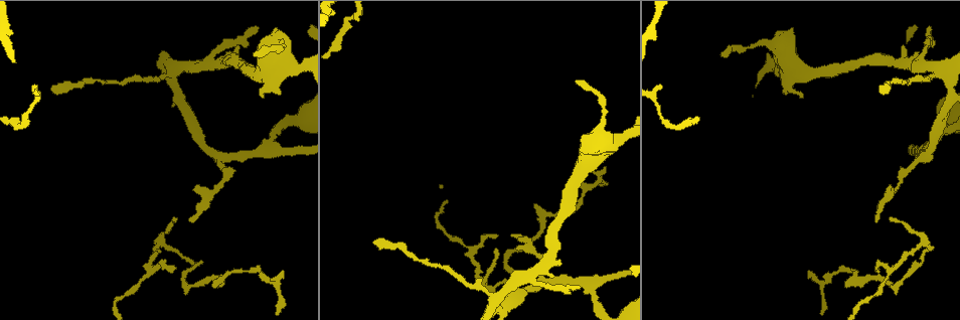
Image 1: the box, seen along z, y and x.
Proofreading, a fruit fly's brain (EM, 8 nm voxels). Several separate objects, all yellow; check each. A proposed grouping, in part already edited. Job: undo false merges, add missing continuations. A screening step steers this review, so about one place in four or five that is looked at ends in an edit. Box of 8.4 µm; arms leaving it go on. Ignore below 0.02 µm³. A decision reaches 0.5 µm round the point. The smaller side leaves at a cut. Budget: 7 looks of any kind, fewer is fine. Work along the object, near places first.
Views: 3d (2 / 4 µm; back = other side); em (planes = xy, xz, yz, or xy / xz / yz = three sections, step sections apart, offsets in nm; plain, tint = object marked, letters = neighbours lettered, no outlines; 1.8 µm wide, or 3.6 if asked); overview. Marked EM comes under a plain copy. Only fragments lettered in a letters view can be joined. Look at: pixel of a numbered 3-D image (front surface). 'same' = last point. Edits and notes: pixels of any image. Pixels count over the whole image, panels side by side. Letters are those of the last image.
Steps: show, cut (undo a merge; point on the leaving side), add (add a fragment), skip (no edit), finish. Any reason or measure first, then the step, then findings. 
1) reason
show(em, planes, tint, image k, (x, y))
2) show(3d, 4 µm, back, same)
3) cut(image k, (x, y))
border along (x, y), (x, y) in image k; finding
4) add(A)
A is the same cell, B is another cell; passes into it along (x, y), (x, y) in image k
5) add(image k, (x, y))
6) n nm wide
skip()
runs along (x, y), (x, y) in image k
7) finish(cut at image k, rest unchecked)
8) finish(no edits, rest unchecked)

long arm stops here
show(em, yz, step 16, tint, image 1, (51, 89))

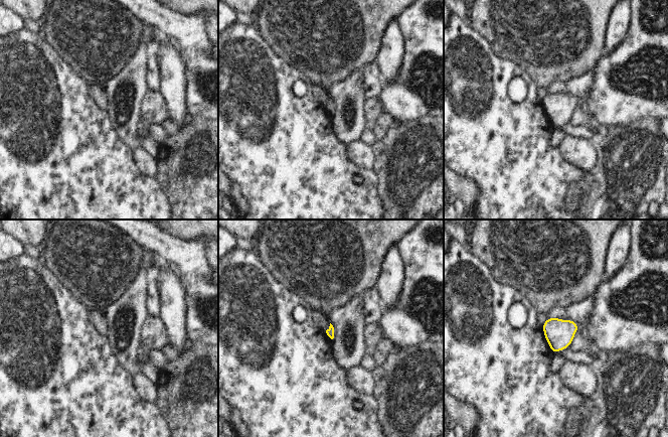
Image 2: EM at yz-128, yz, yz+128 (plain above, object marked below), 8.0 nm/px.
show(em, planes, letters, same)

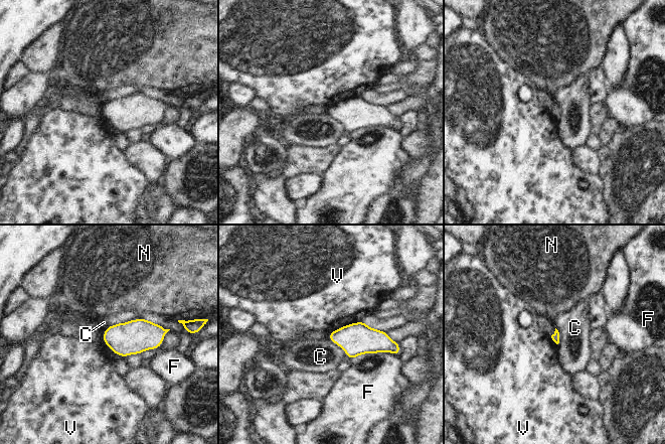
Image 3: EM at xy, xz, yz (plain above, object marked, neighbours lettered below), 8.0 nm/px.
F touches over 380 nm
skip()
C, F, N and V are other cells; none of them fits

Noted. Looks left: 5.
abrupt turn
show(em, yz, step 4, letters, image 1, (923, 240))

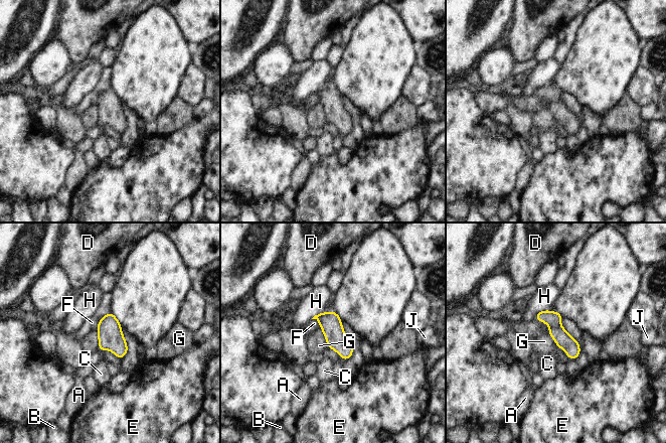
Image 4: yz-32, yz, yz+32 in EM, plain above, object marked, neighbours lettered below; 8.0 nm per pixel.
show(em, xy, step 4, letters, same)

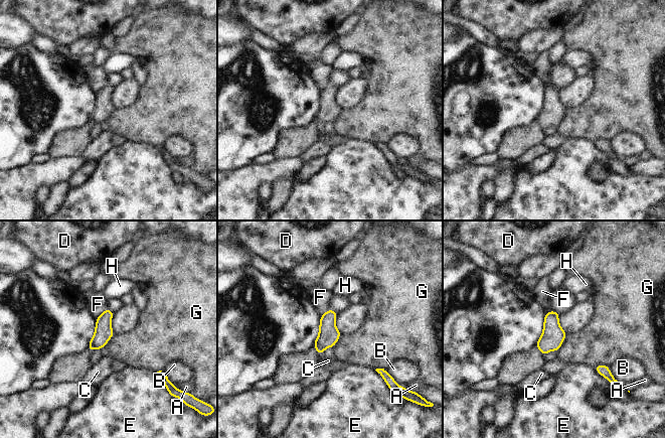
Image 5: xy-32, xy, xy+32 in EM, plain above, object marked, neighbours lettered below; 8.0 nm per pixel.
G touches over 170 nm
skip()
A, B, C, D, E, F, G and H are other cells; border along (566, 333), (557, 351) in image 5; all the same cell

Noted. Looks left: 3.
tapers out
show(em, xy, step 4, letters, image 1, (809, 270))

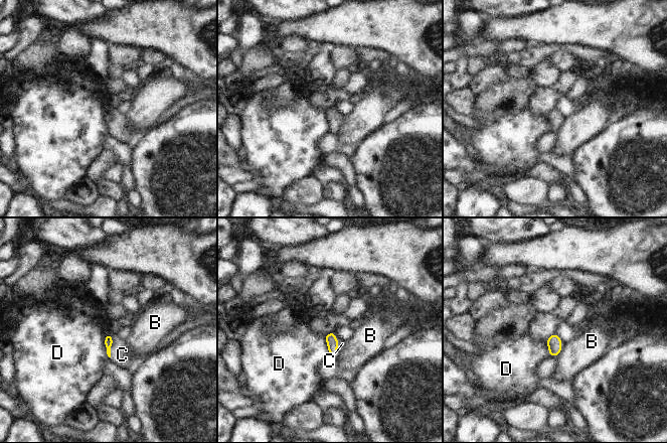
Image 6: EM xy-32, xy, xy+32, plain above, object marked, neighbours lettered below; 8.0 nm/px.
show(em, planes, letters, same)

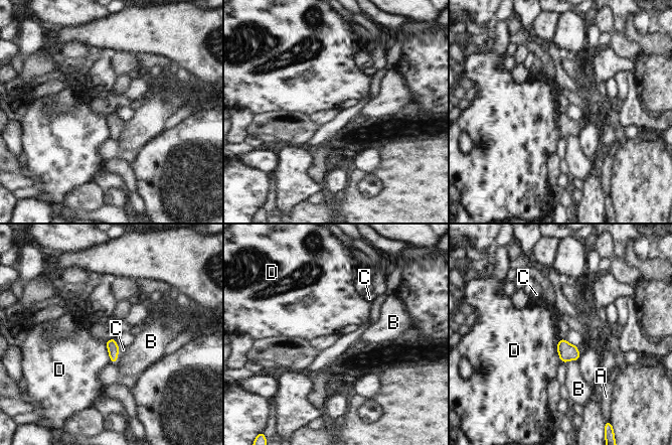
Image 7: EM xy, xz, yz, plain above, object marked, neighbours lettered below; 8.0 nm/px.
90 nm wide
add(C)
C is the same cell, A, B and D are other cells; passes into it along (113, 348), (118, 352), (123, 349) in image 7; it goes on there

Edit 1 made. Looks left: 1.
finish(add at image 7, rest unchecked)

